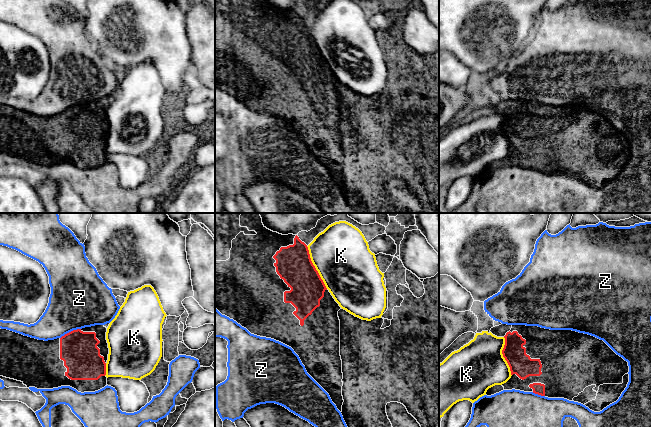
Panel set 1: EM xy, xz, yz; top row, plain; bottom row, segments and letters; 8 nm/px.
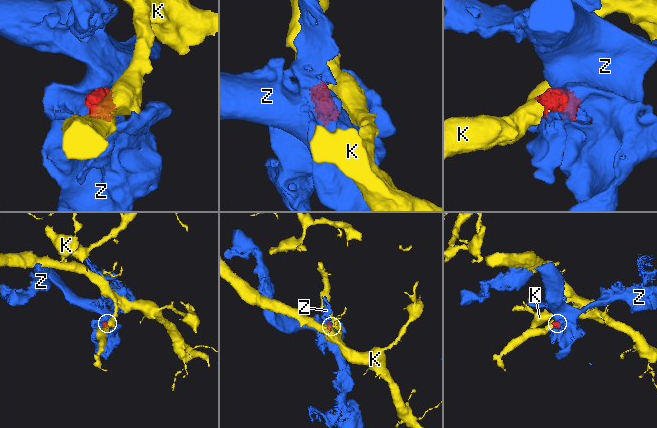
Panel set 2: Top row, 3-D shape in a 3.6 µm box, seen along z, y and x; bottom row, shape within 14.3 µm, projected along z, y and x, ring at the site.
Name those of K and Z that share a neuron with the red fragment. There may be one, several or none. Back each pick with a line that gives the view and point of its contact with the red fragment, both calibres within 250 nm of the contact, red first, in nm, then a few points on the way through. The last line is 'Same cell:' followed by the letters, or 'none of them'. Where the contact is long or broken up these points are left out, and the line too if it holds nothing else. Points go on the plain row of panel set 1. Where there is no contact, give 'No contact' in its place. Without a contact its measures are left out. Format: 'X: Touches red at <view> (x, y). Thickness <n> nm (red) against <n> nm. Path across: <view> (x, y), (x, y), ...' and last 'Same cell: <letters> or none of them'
Same cell: none of them

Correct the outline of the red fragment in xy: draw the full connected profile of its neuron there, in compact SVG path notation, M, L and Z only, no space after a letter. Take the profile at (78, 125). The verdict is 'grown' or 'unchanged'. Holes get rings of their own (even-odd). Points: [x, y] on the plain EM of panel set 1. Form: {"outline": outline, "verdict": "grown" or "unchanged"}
{"outline": "M95 101L73 106L61 114L44 117L0 104L0 152L21 157L27 164L53 165L70 162L81 169L98 167L107 162L105 151L109 124L106 108L104 101Z", "verdict": "grown"}

